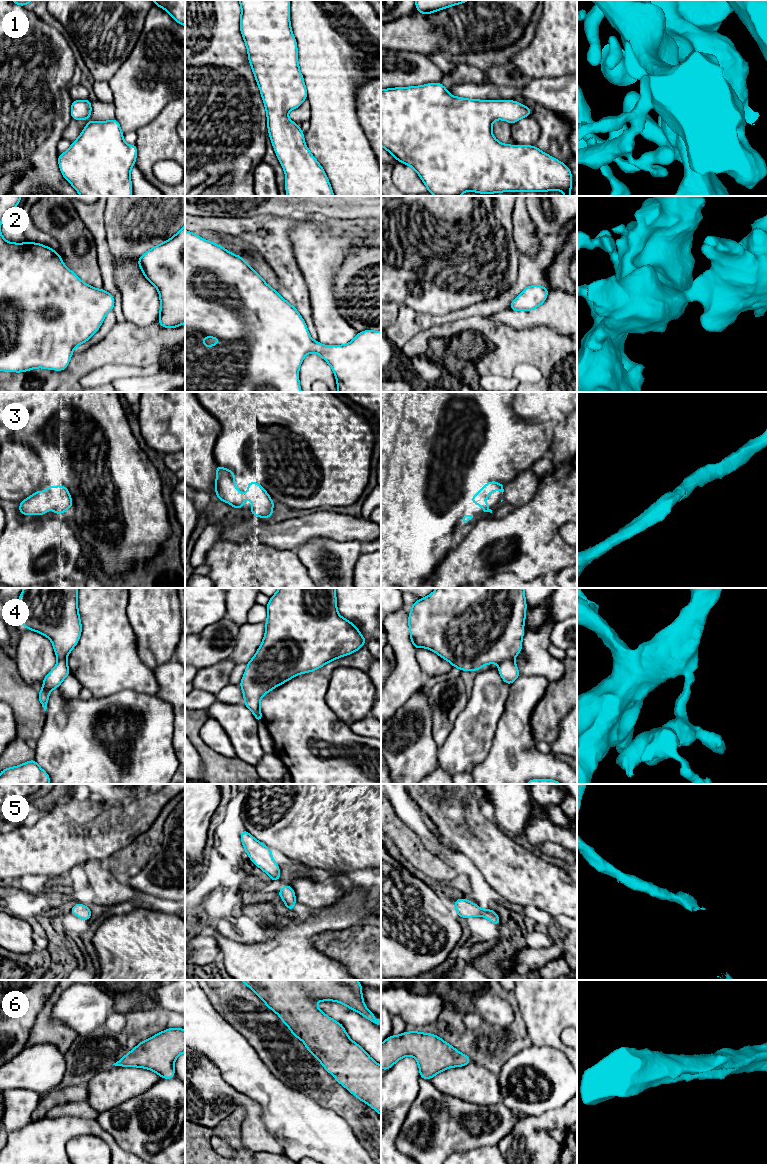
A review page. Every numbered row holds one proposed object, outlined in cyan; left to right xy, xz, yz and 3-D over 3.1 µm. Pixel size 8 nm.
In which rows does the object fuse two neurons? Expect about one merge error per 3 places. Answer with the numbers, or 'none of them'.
4

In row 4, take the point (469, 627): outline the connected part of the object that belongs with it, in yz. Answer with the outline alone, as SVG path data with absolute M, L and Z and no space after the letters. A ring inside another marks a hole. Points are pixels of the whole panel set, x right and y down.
M437 588L427 597L420 598L411 605L411 611L408 617L410 640L415 649L424 647L434 651L437 655L450 662L452 667L459 668L461 671L474 670L478 672L484 665L493 663L500 664L508 659L513 660L522 651L526 607L524 588Z

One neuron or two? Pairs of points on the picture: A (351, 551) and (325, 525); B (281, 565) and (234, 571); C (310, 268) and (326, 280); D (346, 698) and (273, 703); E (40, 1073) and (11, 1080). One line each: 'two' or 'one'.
A: two
B: one
C: one
D: two
E: one

